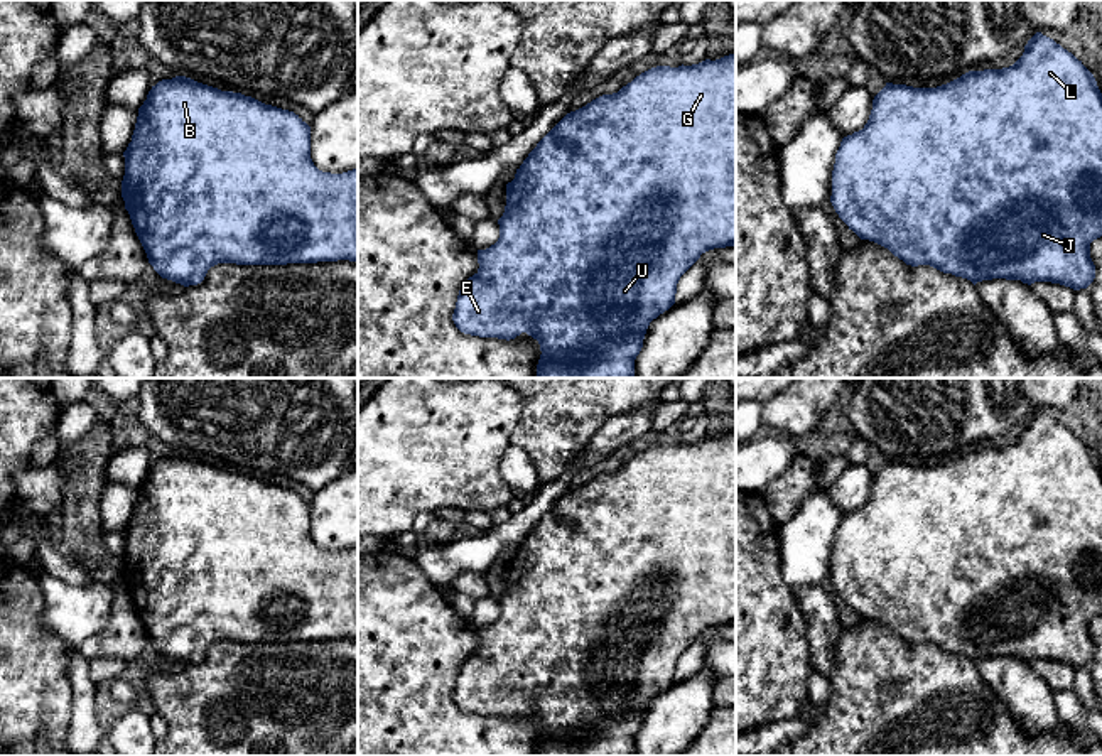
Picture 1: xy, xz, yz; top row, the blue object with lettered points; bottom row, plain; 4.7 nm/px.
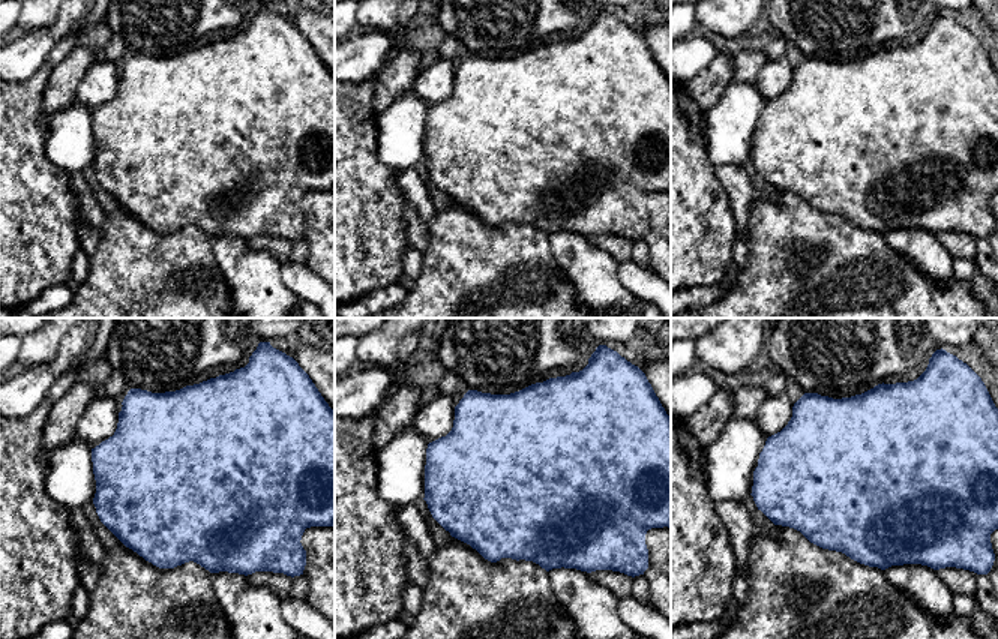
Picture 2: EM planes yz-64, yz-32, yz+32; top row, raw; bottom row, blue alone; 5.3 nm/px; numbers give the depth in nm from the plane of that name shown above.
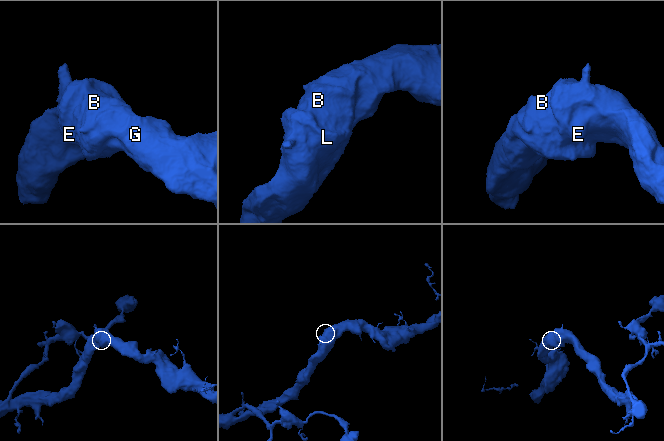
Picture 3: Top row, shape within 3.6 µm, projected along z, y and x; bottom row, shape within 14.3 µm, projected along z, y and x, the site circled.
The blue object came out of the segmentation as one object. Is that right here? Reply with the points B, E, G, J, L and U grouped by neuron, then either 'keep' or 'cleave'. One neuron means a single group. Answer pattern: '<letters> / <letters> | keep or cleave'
B E G J L U | keep

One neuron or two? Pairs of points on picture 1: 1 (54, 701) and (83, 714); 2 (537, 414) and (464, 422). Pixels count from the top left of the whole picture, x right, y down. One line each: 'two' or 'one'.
1: two
2: two

